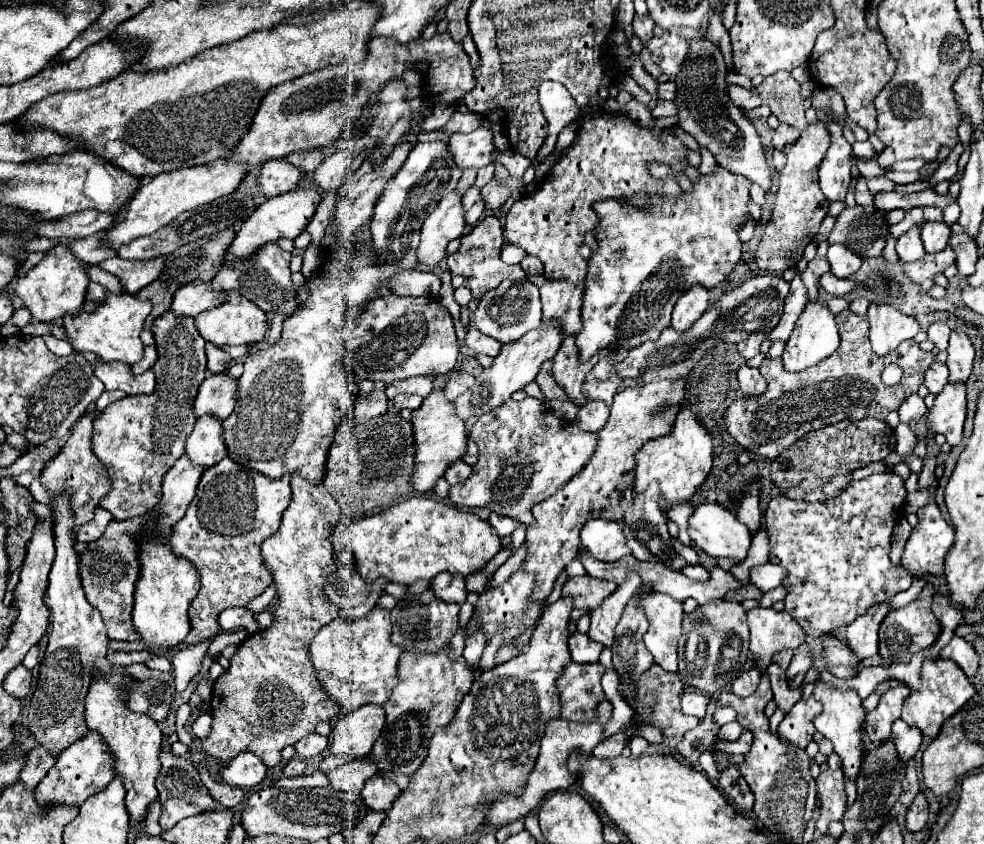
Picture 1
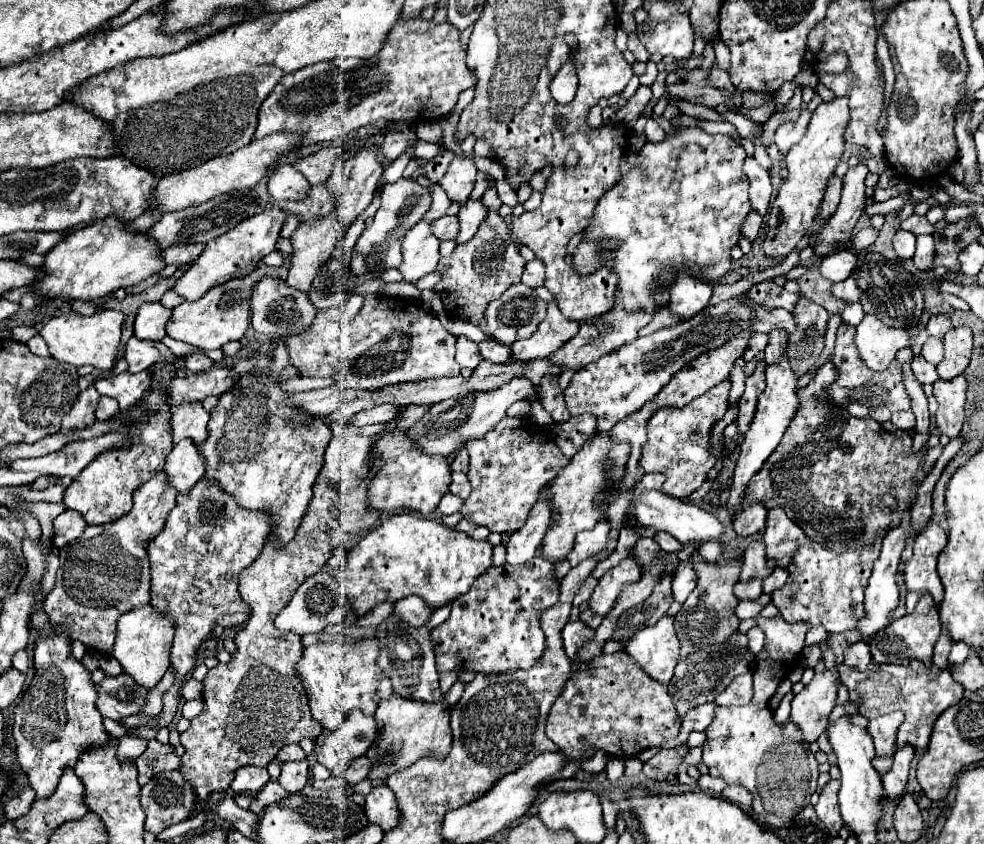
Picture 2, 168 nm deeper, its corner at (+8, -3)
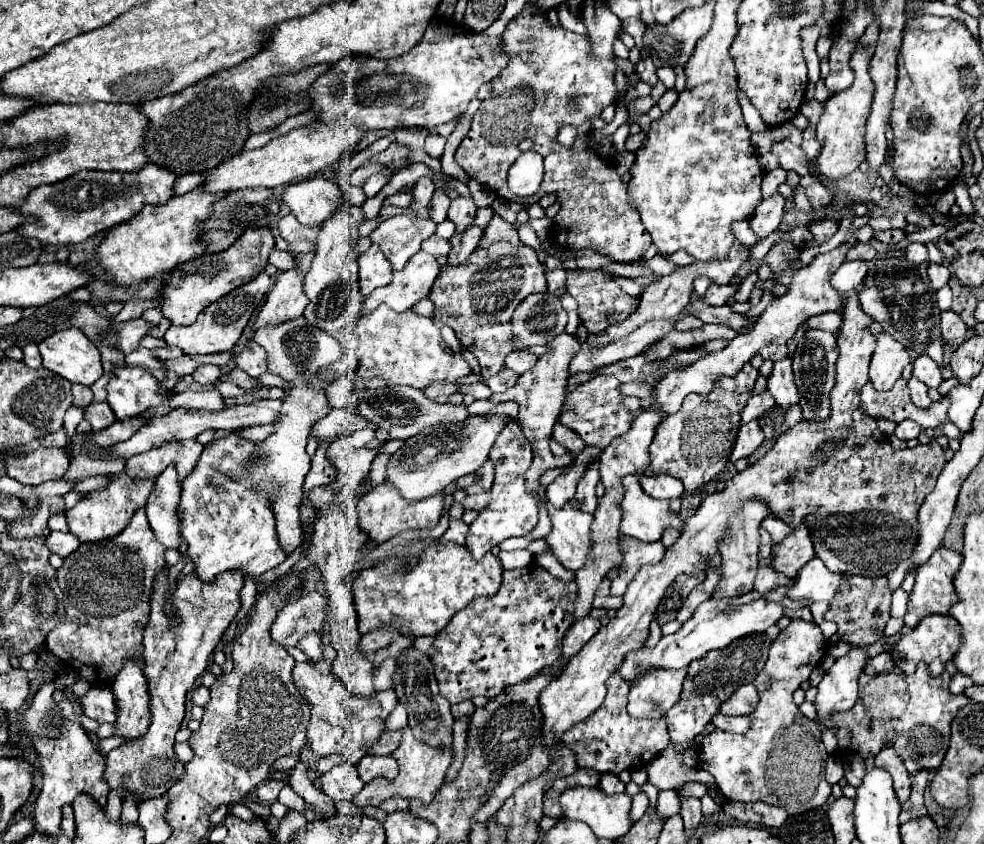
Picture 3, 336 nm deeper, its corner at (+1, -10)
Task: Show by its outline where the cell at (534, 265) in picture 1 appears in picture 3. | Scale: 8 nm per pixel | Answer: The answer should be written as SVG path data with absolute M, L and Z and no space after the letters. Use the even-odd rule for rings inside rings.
M562 269L546 271L548 293L554 293L554 295L562 295L562 293L564 293L564 279L566 279L566 273L562 273Z

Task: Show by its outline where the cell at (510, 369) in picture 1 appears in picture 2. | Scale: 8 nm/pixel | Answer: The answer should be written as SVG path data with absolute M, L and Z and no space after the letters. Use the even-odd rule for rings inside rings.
M519 376L519 378L513 378L509 384L505 384L499 390L473 392L465 398L449 398L449 400L433 404L429 412L407 430L407 434L411 434L411 438L419 442L419 448L427 450L427 454L449 458L469 440L479 440L487 432L491 432L497 426L497 422L505 416L505 410L513 402L523 400L527 394L535 394L535 386L525 376Z

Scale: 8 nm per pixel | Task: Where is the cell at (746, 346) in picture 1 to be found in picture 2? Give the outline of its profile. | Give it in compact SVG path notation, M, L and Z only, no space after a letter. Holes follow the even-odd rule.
M755 334L755 336L749 340L749 346L747 346L747 350L745 350L743 358L745 358L747 362L749 362L749 360L753 360L759 352L763 352L763 350L765 350L767 342L769 342L769 336L767 336L767 334Z

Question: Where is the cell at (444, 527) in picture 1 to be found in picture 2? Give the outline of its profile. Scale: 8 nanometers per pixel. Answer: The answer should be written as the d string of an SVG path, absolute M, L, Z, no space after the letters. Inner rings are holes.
M405 512L387 518L351 548L341 584L357 618L381 602L397 602L413 594L437 610L465 594L489 566L493 566L493 546L487 540L477 542L463 532L449 530L439 520Z

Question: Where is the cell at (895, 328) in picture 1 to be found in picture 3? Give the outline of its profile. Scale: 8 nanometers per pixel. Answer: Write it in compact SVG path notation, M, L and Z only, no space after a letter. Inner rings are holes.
M878 333L876 349L870 361L870 381L878 391L892 389L896 379L902 375L902 369L910 363L910 355L902 343L898 343L888 333Z

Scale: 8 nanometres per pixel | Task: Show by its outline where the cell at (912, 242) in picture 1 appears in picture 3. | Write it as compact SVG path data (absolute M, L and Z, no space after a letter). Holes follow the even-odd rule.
M910 243L904 251L904 257L914 265L922 265L928 261L928 249L924 243Z

